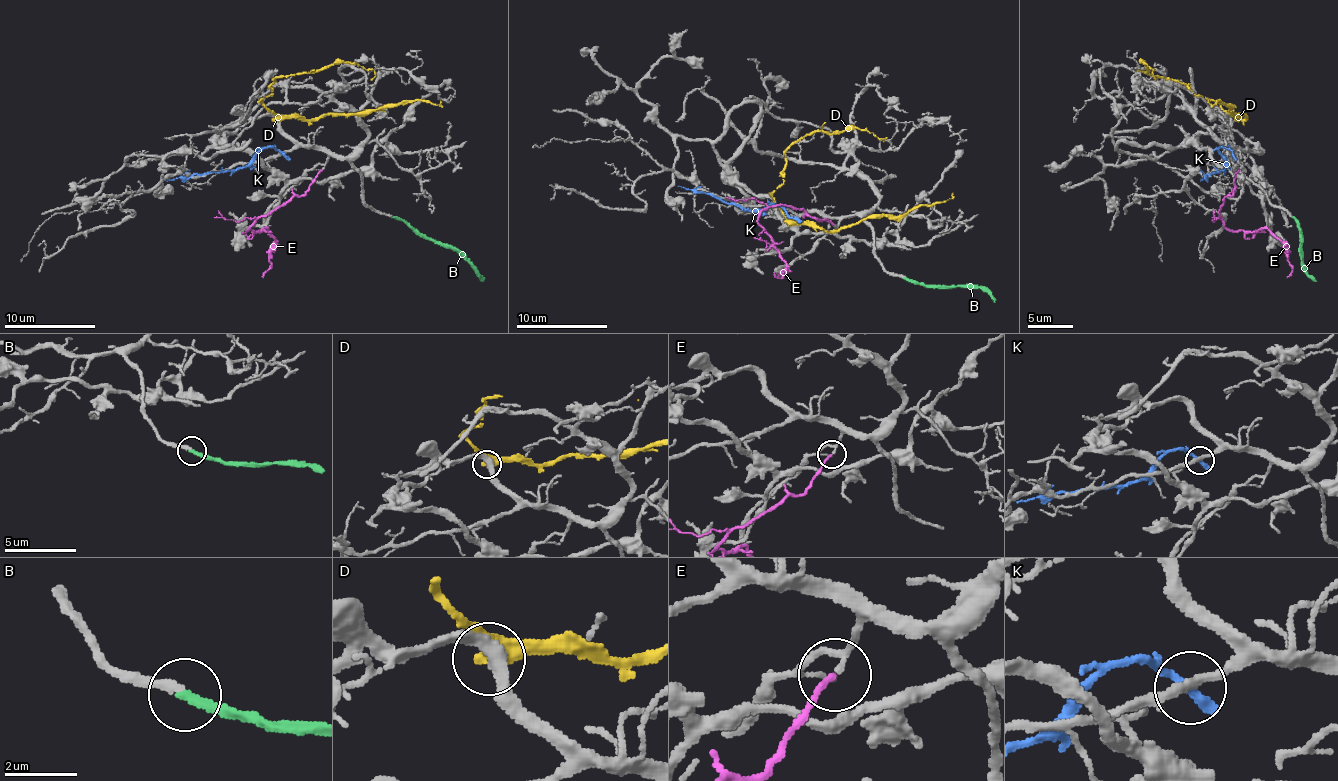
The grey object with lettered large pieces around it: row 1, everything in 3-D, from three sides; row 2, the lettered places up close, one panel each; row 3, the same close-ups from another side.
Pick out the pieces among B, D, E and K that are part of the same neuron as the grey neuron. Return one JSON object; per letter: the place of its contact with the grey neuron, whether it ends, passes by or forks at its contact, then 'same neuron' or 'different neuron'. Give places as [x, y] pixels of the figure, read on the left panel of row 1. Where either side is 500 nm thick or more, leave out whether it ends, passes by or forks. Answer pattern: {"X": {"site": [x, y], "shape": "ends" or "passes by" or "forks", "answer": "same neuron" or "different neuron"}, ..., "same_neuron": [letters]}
{"B": {"site": [393, 217], "shape": "ends", "answer": "same neuron"}, "D": {"site": [275, 119], "shape": "passes by", "answer": "different neuron"}, "E": {"site": [322, 169], "shape": "ends", "answer": "same neuron"}, "K": {"site": [283, 154], "shape": "ends", "answer": "different neuron"}, "same_neuron": ["B", "E"]}

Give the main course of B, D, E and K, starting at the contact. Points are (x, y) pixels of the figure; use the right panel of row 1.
B: (1293, 218), (1298, 222), (1302, 266), (1316, 281)
D: (1234, 120), (1216, 102), (1195, 93), (1186, 84), (1145, 72), (1148, 68), (1143, 63), (1152, 70), (1154, 79)
E: (1239, 170), (1232, 195), (1220, 206), (1220, 220), (1239, 231), (1268, 229), (1279, 241), (1293, 270), (1286, 277)
K: (1232, 154), (1220, 147), (1218, 154), (1225, 161), (1225, 168), (1200, 181)

